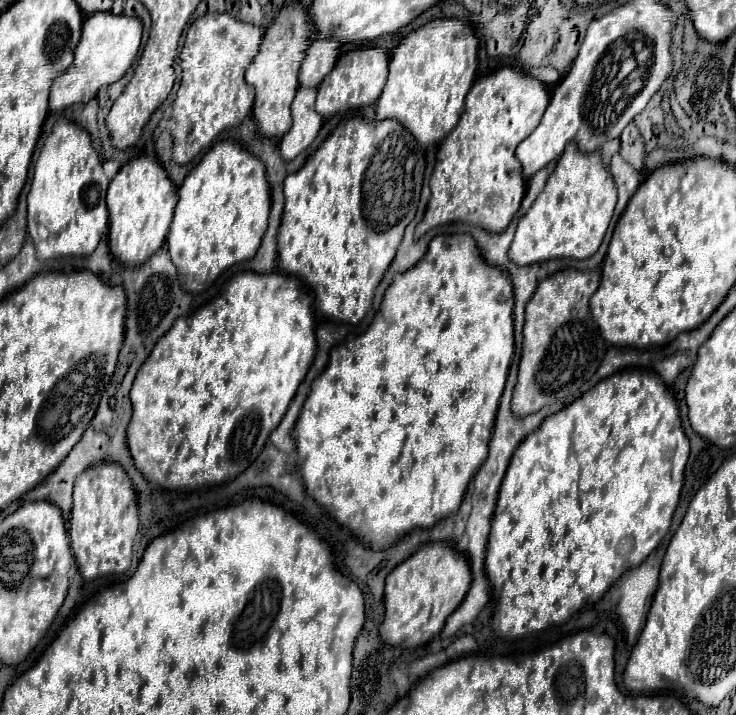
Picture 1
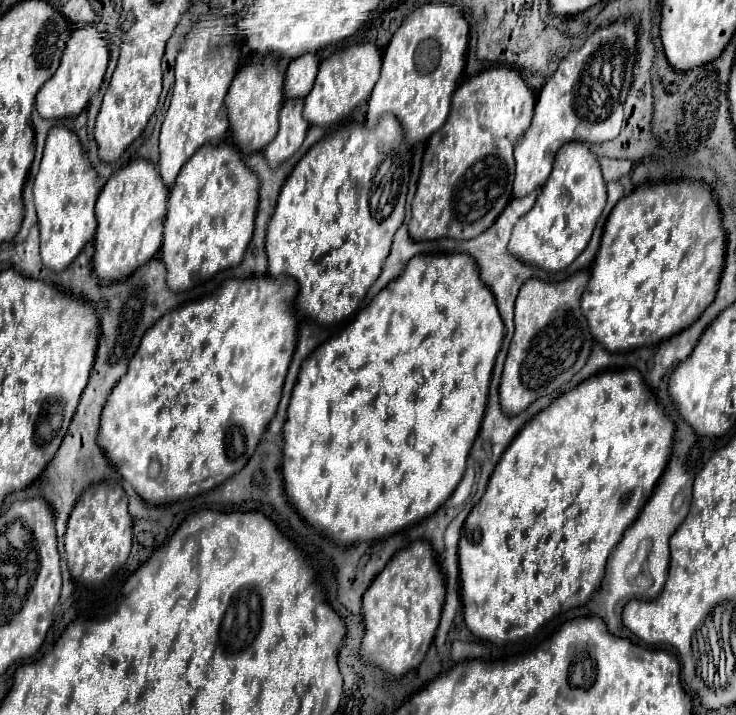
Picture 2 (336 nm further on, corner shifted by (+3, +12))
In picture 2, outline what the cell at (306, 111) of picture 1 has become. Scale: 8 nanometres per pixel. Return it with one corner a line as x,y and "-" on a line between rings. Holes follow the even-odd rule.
285,100
279,112
279,134
263,150
271,168
277,168
285,160
289,160
305,140
309,122
301,116
301,110
303,110
303,100

